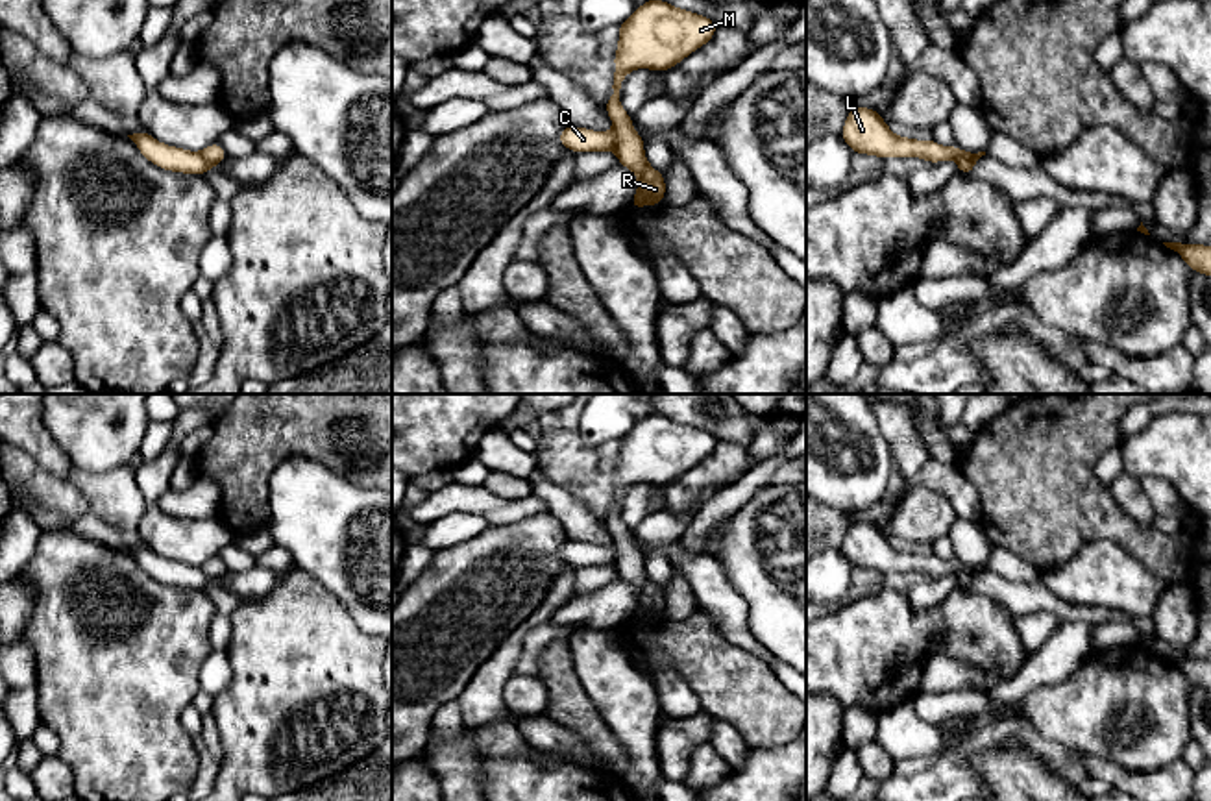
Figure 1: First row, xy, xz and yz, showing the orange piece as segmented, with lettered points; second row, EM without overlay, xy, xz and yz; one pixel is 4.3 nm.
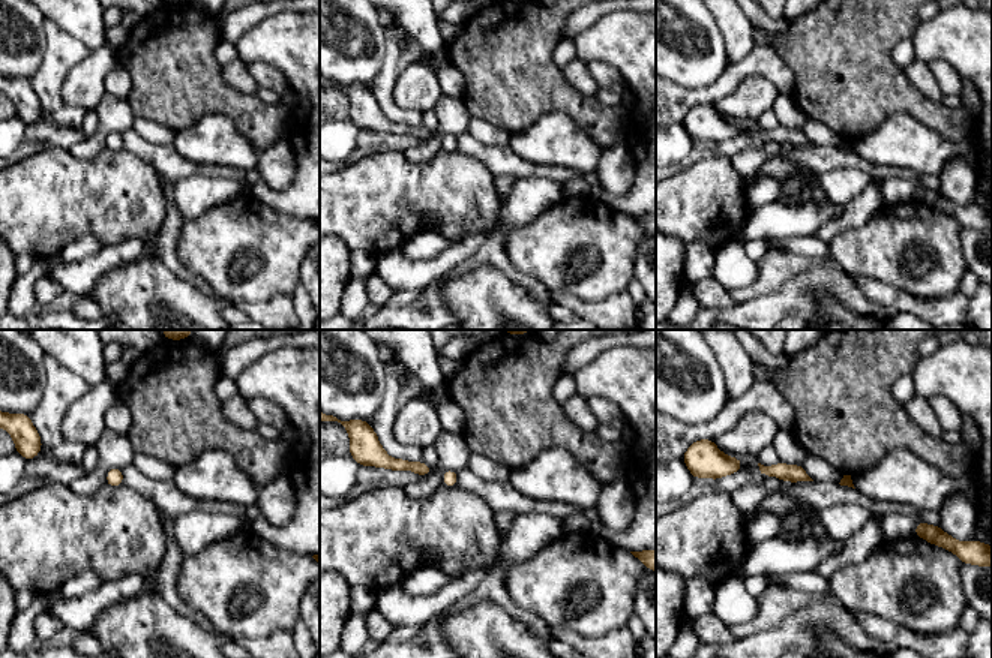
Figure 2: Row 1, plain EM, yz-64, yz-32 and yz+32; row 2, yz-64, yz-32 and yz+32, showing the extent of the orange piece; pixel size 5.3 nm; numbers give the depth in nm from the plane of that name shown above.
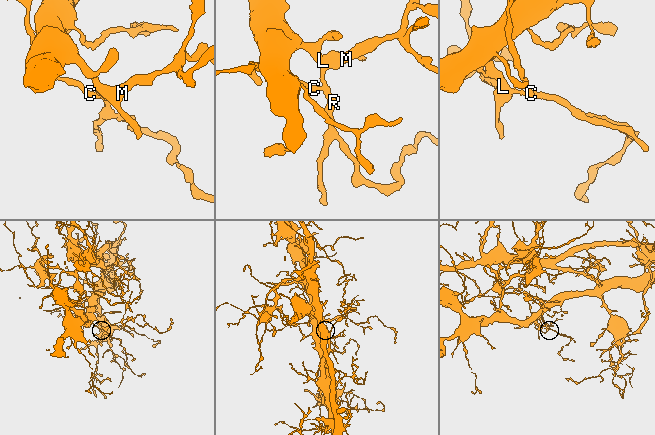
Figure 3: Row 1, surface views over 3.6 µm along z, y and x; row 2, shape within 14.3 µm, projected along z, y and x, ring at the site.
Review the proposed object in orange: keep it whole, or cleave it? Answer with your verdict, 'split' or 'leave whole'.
split

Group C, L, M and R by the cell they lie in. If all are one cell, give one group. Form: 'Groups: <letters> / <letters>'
Groups: C / L M R

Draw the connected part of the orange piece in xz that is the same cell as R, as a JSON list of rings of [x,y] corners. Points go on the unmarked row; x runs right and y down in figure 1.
[[[651,413],[618,440],[619,457],[614,470],[614,507],[605,518],[618,549],[618,577],[630,583],[638,594],[638,607],[630,622],[658,620],[664,616],[666,594],[654,585],[643,564],[643,551],[634,546],[632,531],[619,518],[625,490],[636,483],[667,487],[697,462],[704,461],[717,446],[712,433],[679,424]]]

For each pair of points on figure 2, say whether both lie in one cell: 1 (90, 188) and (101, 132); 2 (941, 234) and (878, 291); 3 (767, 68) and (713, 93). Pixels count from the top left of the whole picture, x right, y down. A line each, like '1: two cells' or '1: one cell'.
1: two cells
2: two cells
3: one cell

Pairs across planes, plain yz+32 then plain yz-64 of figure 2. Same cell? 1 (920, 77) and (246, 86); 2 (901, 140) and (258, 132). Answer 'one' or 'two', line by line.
1: one
2: two

